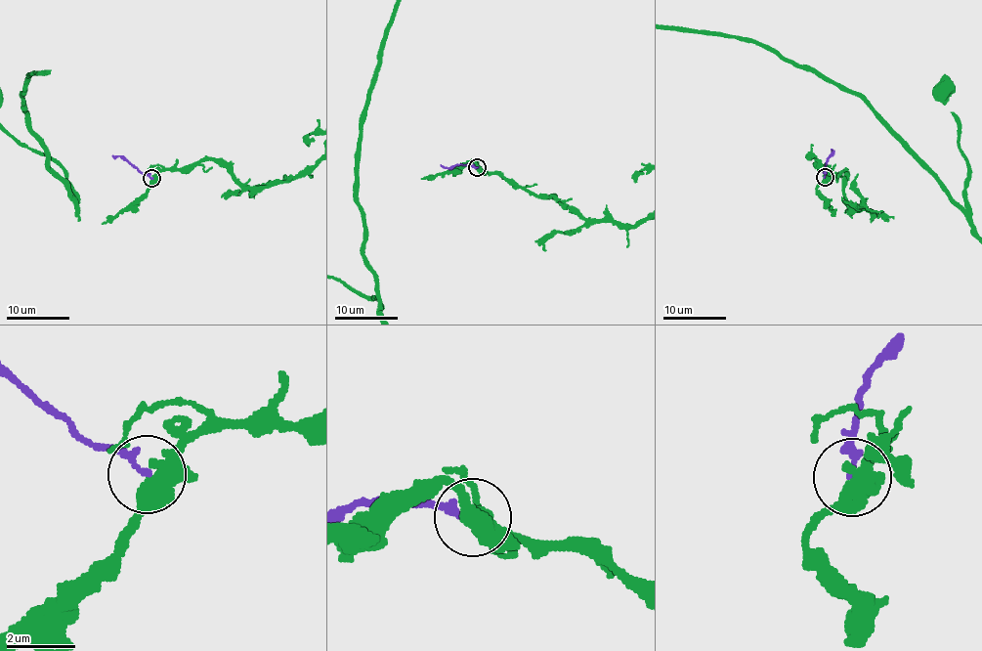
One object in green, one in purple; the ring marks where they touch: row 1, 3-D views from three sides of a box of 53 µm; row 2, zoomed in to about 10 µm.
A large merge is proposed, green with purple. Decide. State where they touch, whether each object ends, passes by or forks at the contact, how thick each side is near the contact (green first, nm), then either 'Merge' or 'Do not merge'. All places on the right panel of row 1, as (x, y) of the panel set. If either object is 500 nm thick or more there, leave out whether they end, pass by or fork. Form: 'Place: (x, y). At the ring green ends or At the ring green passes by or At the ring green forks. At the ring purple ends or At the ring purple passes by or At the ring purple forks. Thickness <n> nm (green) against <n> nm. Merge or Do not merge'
Place: (825, 177). At the ring green forks. At the ring purple ends. Thickness 400 nm (green) against 190 nm. Do not merge

